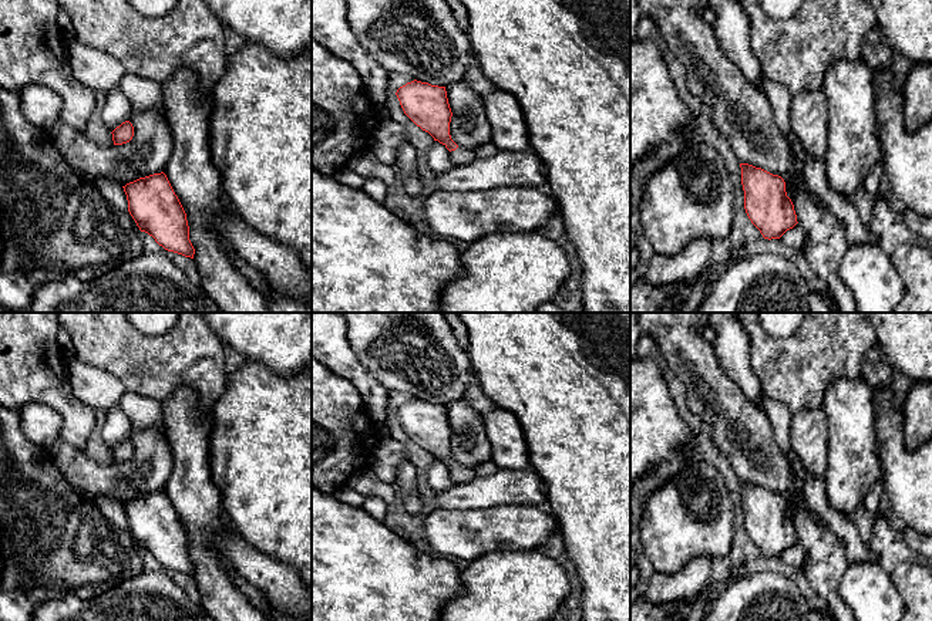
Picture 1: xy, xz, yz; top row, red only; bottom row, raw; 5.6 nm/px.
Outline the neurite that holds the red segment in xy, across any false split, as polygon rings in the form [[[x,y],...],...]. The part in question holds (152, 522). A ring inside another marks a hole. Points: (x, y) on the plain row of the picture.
[[[164,490],[127,502],[128,530],[168,570],[194,577],[186,531]]]

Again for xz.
[[[414,398],[400,405],[396,414],[404,432],[450,469],[452,483],[464,483],[474,476],[472,470],[460,466],[451,458],[450,441],[452,431],[445,405]]]

